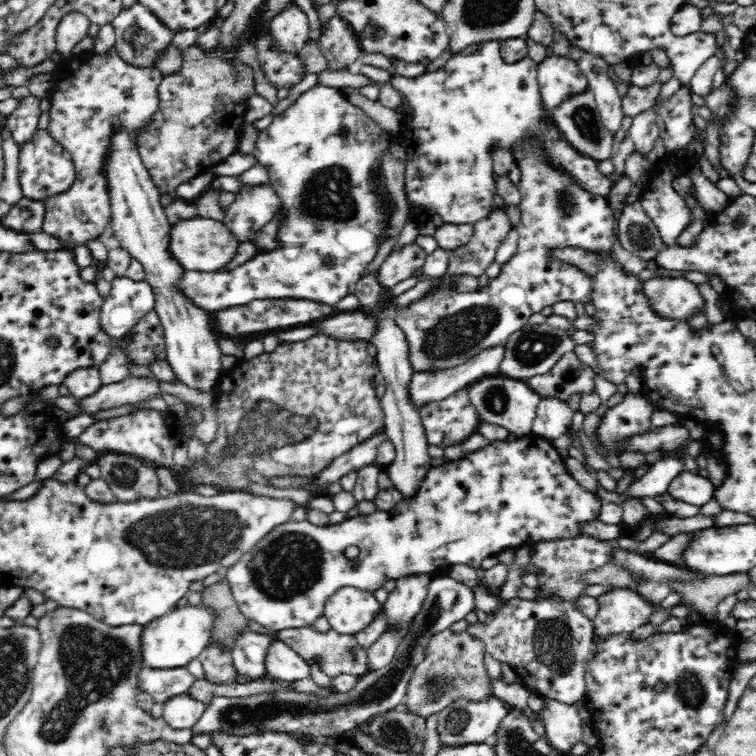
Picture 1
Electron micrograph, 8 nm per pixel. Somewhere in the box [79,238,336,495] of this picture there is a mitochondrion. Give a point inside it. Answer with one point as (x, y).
(263, 428)

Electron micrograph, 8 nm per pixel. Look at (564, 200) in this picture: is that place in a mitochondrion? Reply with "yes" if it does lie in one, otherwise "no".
yes

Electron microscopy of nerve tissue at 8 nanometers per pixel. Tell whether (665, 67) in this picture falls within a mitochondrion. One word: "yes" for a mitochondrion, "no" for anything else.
no

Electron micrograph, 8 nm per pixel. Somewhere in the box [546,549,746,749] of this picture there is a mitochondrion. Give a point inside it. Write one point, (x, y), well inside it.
(688, 685)

